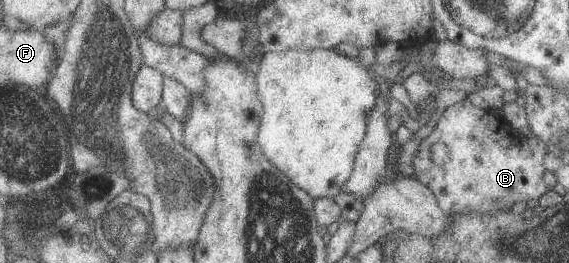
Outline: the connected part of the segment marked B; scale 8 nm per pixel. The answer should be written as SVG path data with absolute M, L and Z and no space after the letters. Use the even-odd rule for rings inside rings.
M466 97L453 105L444 107L444 111L440 113L440 116L435 121L435 125L430 130L429 135L419 141L412 159L413 175L420 183L422 183L422 185L429 188L429 190L433 193L434 199L436 200L436 205L439 205L439 208L445 214L459 214L468 212L470 215L474 212L475 214L486 215L487 213L492 213L496 210L509 211L511 205L515 201L525 201L529 203L531 200L537 200L543 193L546 193L546 191L549 190L546 183L542 180L542 175L544 175L544 172L546 171L542 166L542 155L544 155L544 153L548 153L546 144L543 144L540 140L532 139L526 135L523 135L517 129L512 128L502 115L498 116L494 113L494 111L480 109L480 107L472 105L470 100ZM434 142L442 142L447 147L448 159L442 165L436 165L433 161L430 161L429 147L430 144L433 144Z

